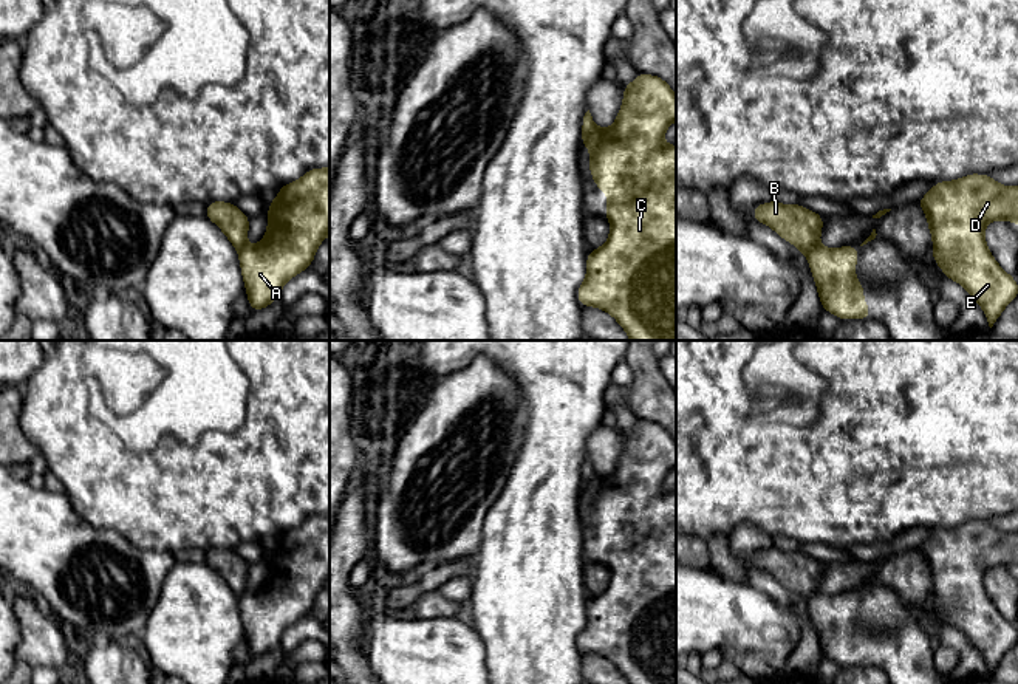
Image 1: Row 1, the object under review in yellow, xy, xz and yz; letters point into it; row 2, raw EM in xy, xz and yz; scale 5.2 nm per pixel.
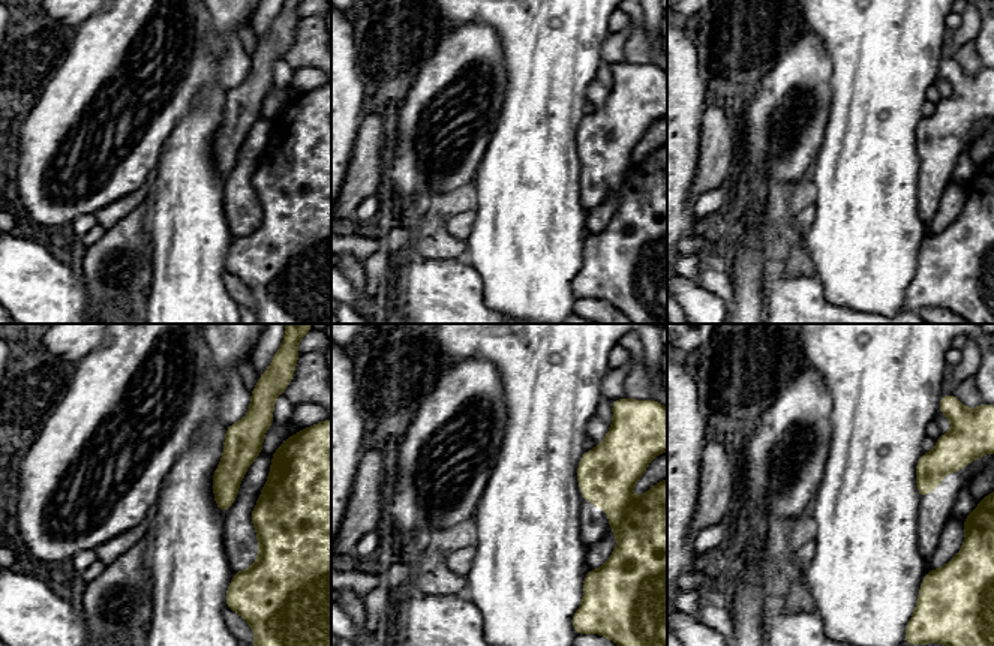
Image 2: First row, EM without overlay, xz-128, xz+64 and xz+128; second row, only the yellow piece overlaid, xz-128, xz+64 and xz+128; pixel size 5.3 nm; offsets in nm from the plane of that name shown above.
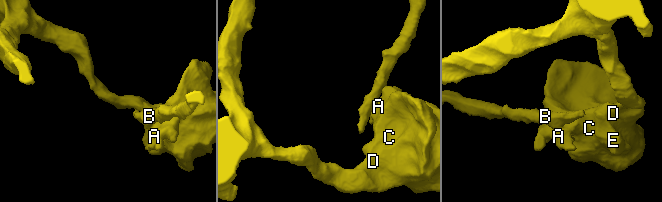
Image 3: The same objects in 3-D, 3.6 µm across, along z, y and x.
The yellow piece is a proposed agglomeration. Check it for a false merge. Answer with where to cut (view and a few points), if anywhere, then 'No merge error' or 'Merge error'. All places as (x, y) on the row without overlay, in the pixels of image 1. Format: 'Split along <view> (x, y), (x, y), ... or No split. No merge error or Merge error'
Split along xz (596, 474), (584, 491). Merge error

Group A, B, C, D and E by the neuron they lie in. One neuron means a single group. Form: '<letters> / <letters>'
A C D E / B

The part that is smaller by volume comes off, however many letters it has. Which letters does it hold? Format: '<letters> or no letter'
B

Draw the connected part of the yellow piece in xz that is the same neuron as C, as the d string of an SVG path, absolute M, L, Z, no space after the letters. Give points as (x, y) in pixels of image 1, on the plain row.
M639 419L633 430L623 432L623 449L610 475L596 474L588 483L585 494L591 497L589 518L594 531L608 543L606 566L611 579L606 590L586 604L586 625L577 636L577 647L583 653L596 653L611 661L627 678L628 684L676 684L676 492L664 491L664 480L676 467L676 441L670 432L658 422Z

